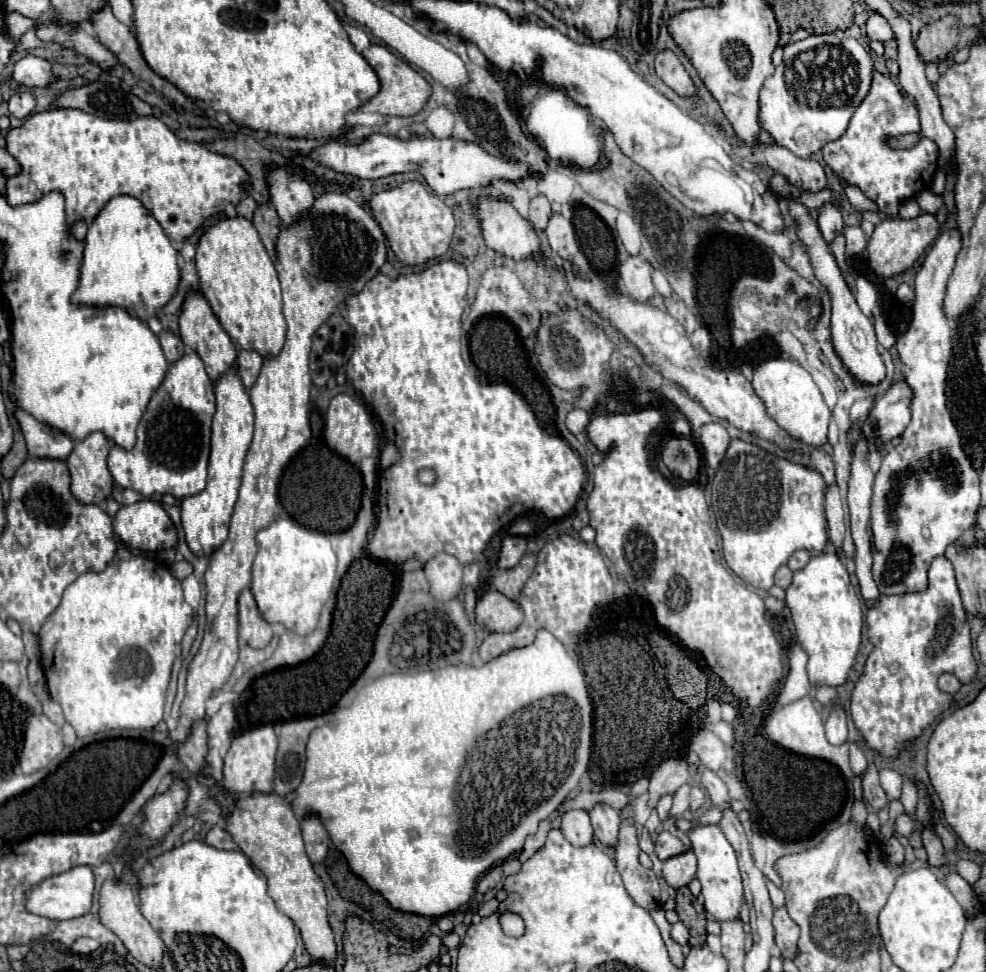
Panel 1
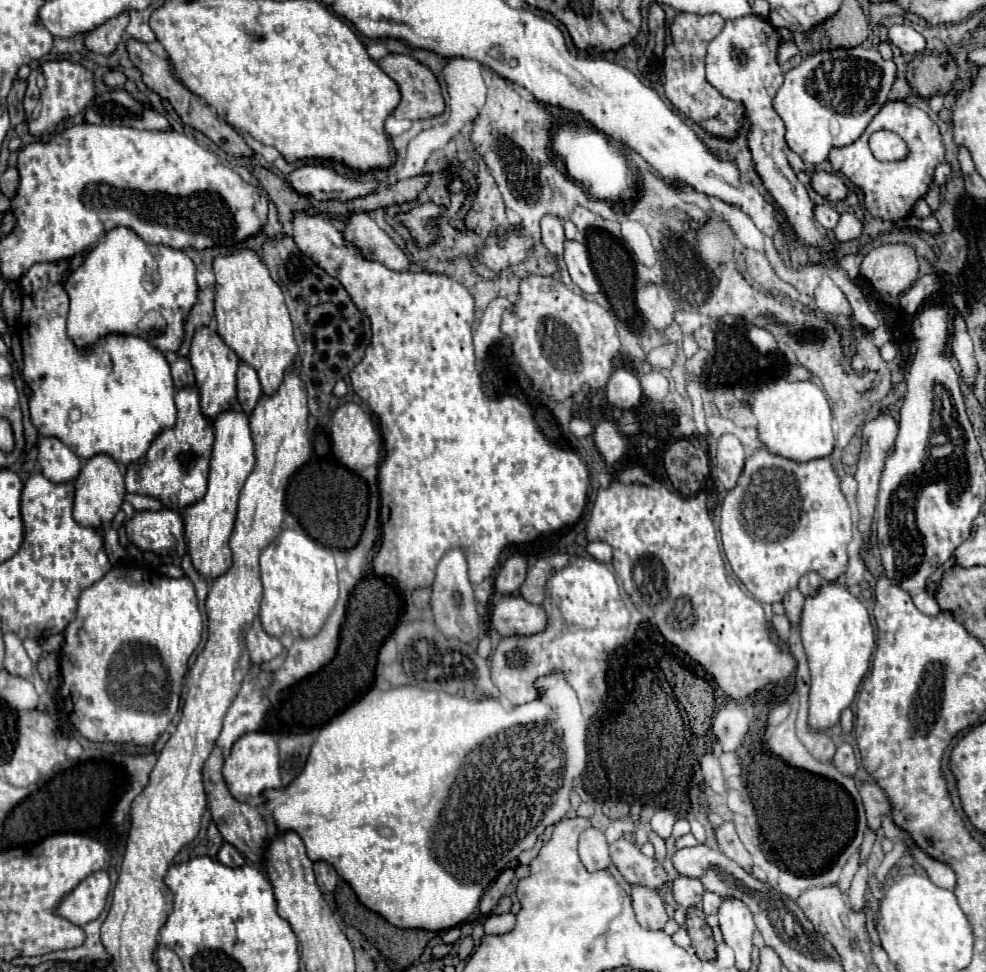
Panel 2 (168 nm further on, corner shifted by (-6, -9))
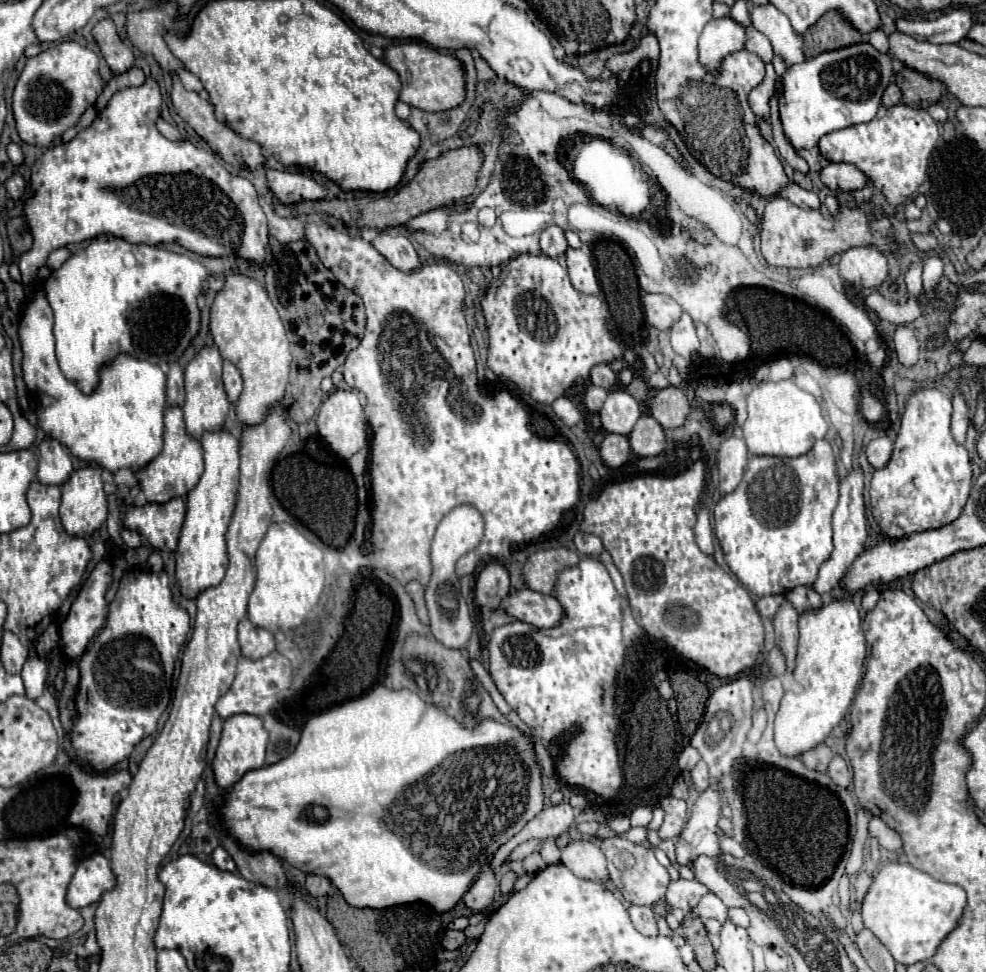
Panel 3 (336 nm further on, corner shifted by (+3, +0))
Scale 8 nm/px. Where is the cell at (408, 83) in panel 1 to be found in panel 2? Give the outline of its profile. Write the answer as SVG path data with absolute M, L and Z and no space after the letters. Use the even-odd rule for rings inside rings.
M387 54L383 56L379 62L379 68L397 82L399 92L401 92L401 102L399 106L393 110L395 118L407 118L407 120L423 120L423 118L433 118L439 116L445 110L445 102L441 96L441 86L437 82L437 78L433 76L433 72L429 68L425 68L423 64L419 64L417 60L413 60L411 56L405 54ZM429 72L431 72L431 82L429 82Z

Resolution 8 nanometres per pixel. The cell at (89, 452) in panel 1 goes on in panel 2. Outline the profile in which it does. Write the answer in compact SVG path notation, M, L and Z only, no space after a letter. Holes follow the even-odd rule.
M95 454L85 462L79 476L75 478L75 508L73 518L81 526L91 528L105 528L113 516L119 512L123 500L125 500L125 486L123 486L123 474L119 472L117 462L107 454Z

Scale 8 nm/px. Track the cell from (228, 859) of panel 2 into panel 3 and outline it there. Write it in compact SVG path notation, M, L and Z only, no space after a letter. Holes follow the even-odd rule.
M218 847L218 849L214 851L212 861L214 861L214 865L216 865L218 869L228 871L228 873L236 873L236 865L234 865L232 857L226 853L226 849L224 849L224 847Z

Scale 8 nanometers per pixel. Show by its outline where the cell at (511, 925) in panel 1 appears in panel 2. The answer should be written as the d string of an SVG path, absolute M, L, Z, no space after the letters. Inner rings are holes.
M499 914L499 916L489 916L483 924L485 934L507 934L515 928L515 914Z

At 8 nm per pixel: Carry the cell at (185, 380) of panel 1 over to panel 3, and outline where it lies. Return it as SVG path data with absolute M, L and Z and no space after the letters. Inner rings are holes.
M168 407L164 415L164 447L160 455L150 461L142 471L136 473L136 477L142 483L142 491L150 503L166 503L174 497L184 497L188 491L198 483L204 469L204 457L202 457L202 445L200 441L188 437L184 429L184 417L182 409Z

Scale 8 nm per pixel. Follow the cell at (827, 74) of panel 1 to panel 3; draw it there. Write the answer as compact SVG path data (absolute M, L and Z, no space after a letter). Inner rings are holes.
M870 43L826 51L804 63L792 65L782 77L782 95L778 101L788 143L794 149L810 149L826 133L868 123L876 115L892 75L892 59L876 51Z

